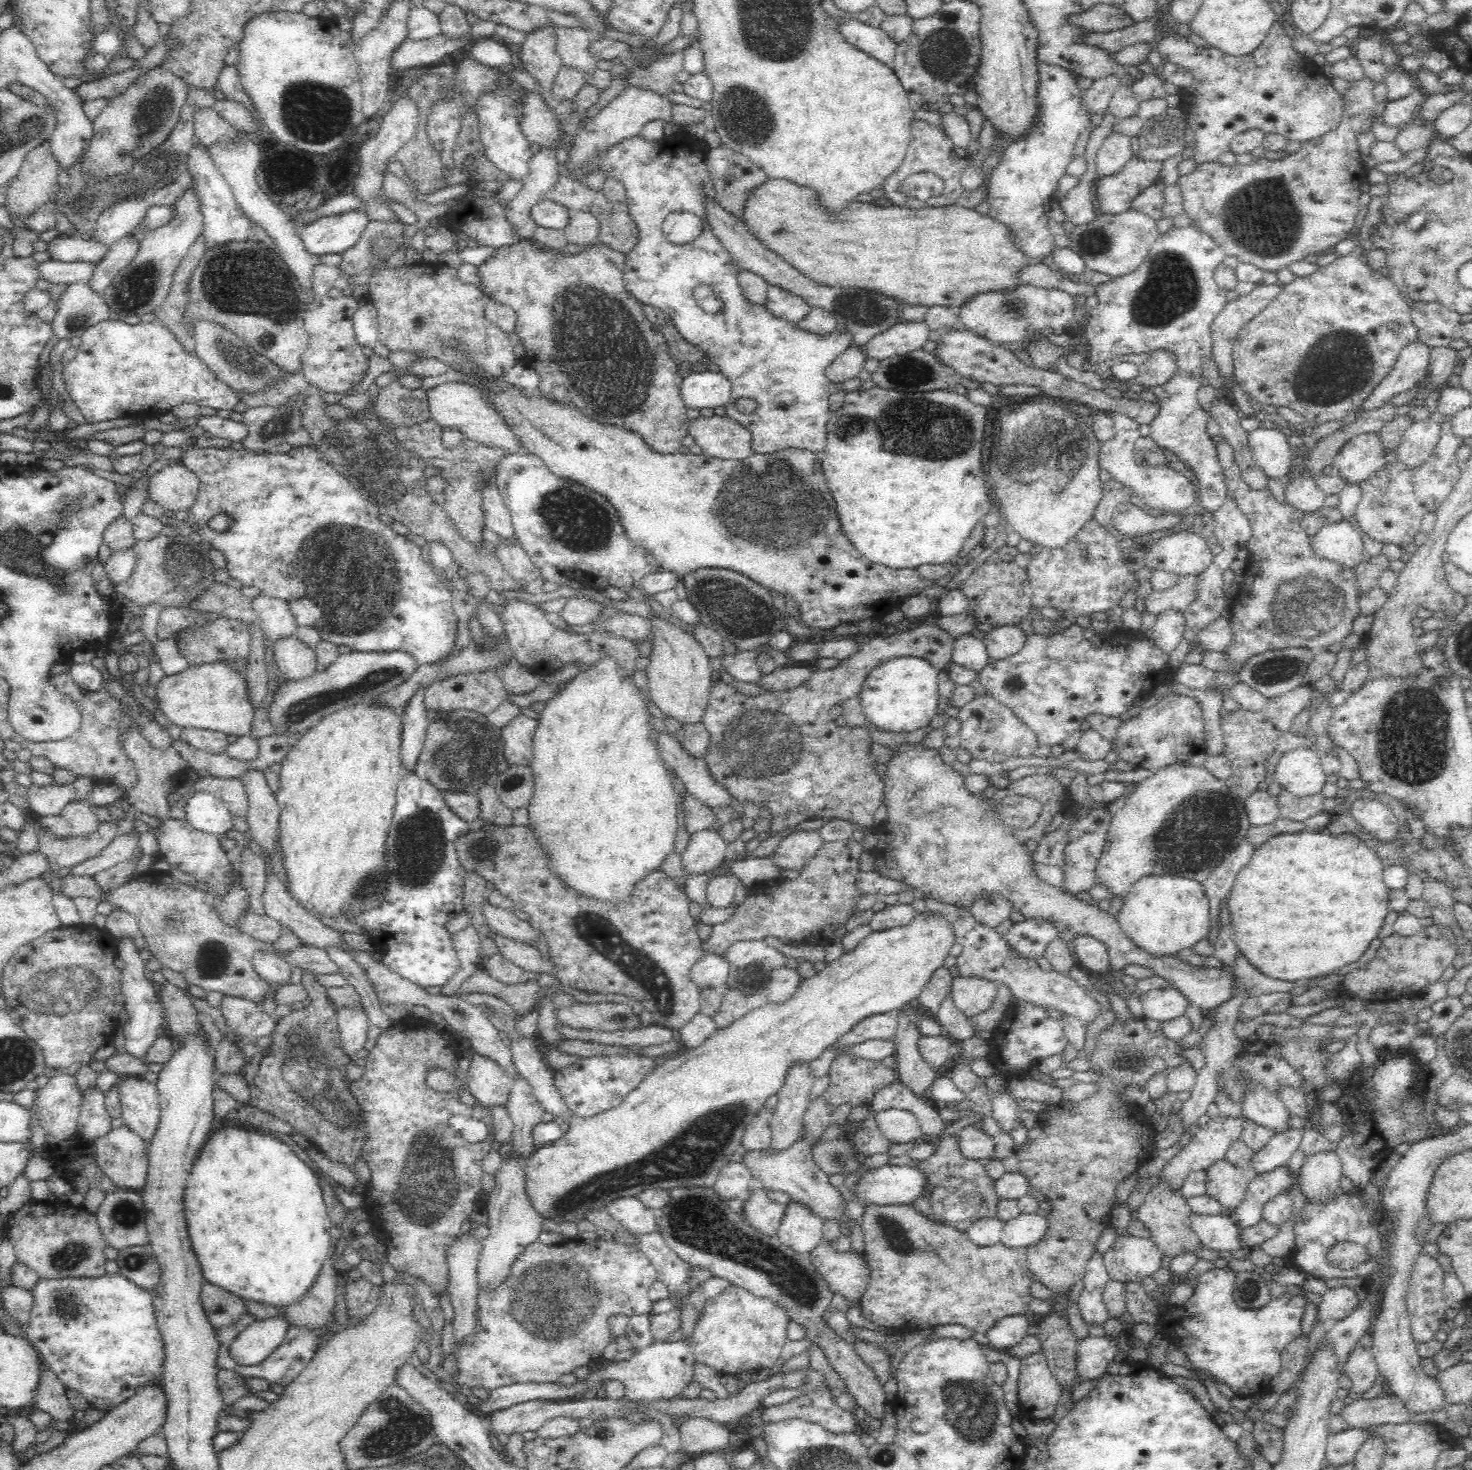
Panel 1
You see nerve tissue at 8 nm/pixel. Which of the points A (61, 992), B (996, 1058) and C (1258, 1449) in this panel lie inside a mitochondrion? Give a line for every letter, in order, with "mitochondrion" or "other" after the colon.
A: mitochondrion
B: other
C: other

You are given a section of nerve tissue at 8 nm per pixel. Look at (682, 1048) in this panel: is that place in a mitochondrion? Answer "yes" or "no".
no

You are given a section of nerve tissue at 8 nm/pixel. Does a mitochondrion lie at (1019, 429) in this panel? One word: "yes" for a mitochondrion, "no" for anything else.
yes

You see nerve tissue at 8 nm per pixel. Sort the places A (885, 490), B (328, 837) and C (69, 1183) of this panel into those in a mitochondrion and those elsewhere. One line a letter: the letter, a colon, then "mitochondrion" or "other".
A: other
B: other
C: other

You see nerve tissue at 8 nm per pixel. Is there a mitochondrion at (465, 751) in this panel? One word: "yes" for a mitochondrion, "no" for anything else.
yes

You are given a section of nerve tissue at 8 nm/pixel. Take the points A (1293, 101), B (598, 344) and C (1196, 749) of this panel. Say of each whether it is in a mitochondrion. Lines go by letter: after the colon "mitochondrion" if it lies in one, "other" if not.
A: mitochondrion
B: mitochondrion
C: other

